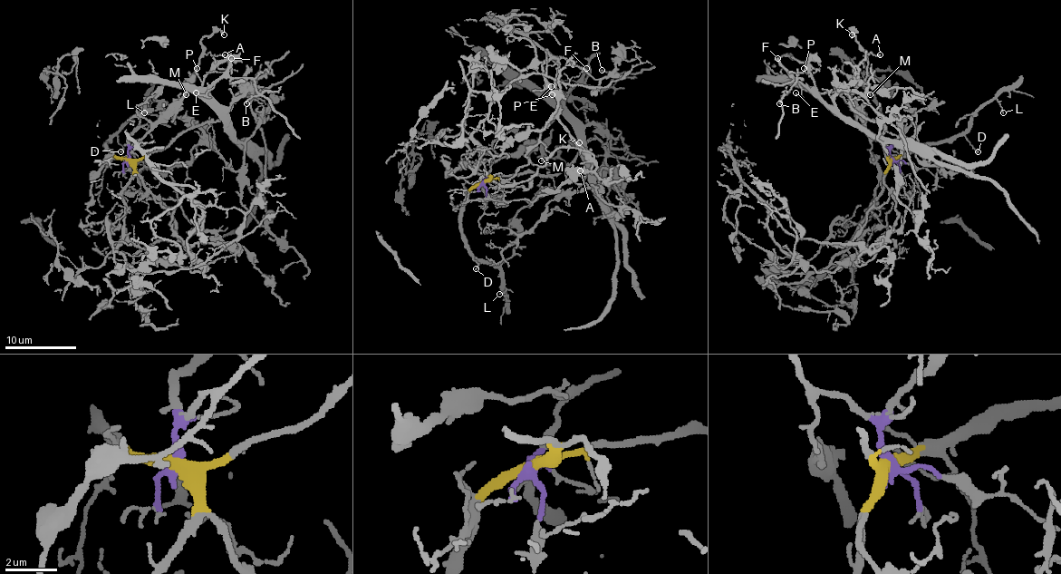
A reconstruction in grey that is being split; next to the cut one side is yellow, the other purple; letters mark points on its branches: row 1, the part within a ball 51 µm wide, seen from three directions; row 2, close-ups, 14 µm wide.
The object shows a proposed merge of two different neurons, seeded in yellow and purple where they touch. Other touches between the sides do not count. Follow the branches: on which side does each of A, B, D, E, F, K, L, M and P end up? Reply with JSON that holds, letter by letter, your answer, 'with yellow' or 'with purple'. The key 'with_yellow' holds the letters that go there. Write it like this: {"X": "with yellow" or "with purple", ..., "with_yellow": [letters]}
{"A": "with purple", "B": "with purple", "D": "with yellow", "E": "with purple", "F": "with purple", "K": "with purple", "L": "with yellow", "M": "with purple", "P": "with purple", "with_yellow": ["D", "L"]}

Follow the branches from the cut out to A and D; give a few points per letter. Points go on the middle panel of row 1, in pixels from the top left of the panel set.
A: (483, 181), (492, 165), (500, 158), (516, 156), (536, 141), (549, 158), (564, 160), (571, 169), (579, 170)
D: (483, 181), (470, 192), (461, 222), (463, 242), (477, 264), (476, 269)

